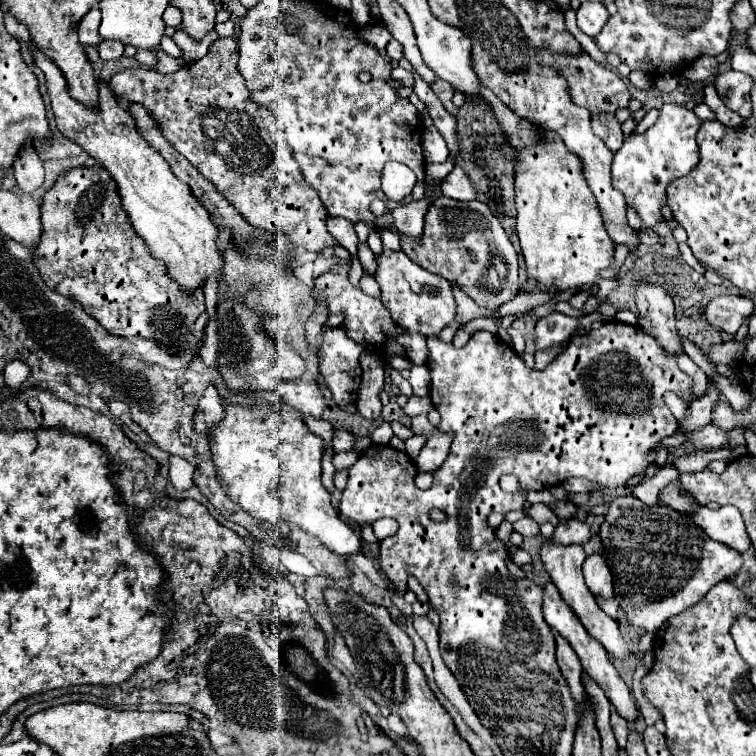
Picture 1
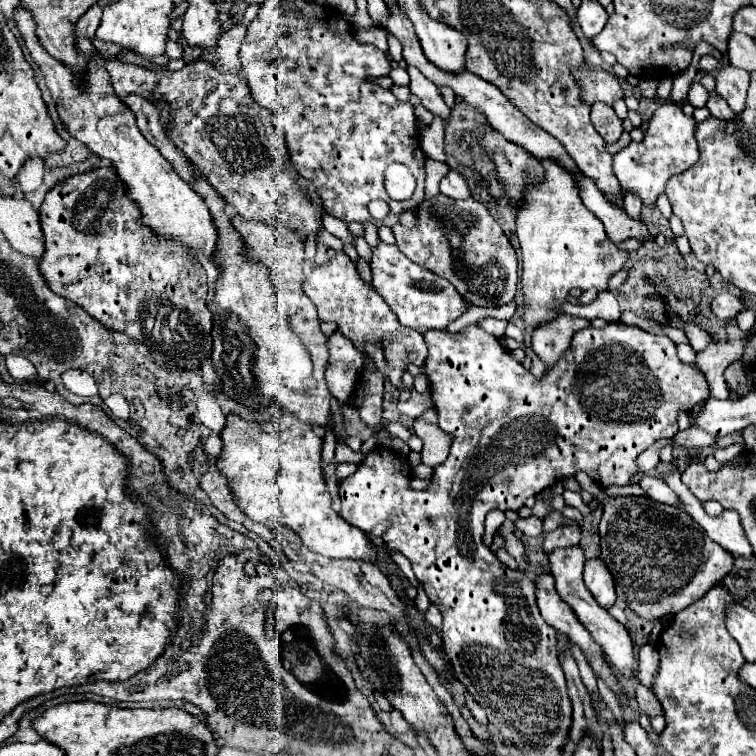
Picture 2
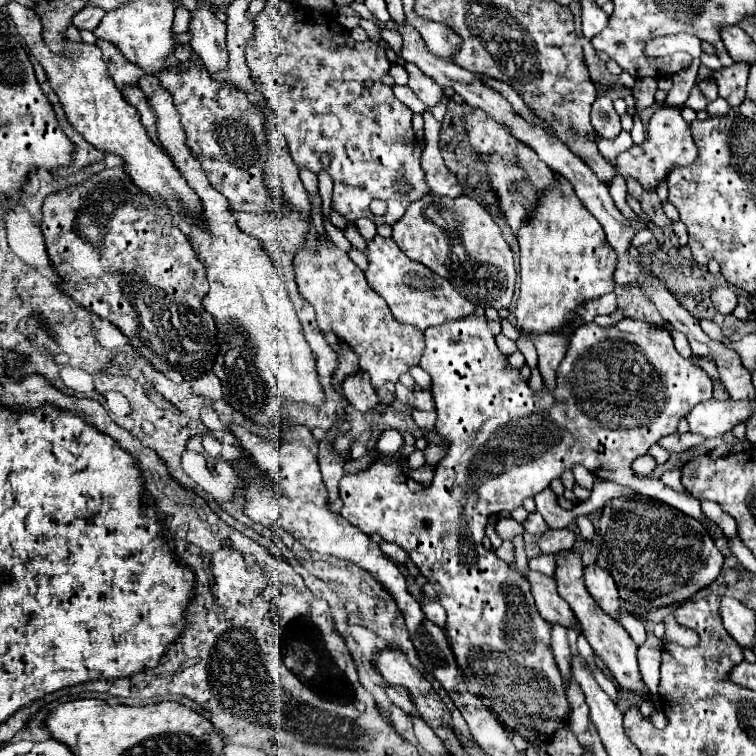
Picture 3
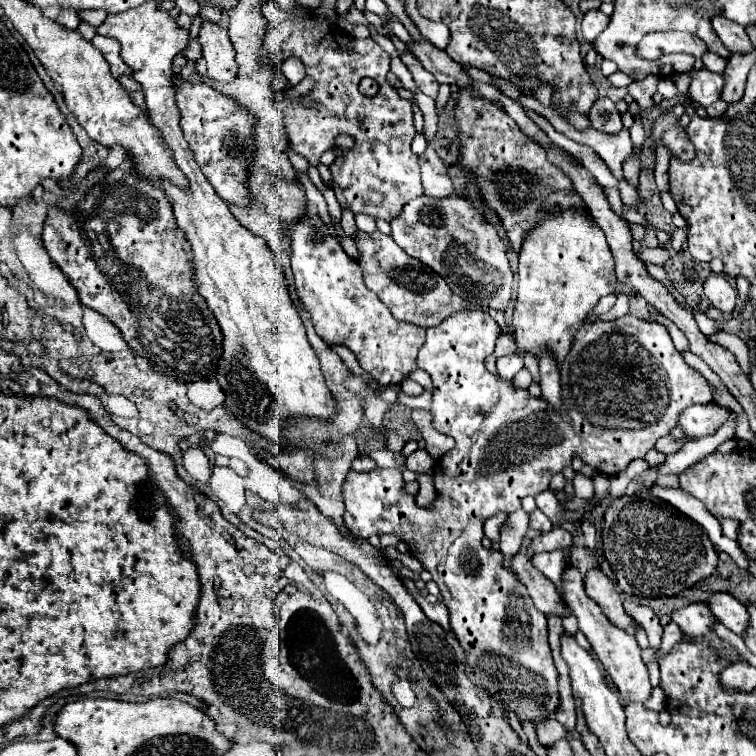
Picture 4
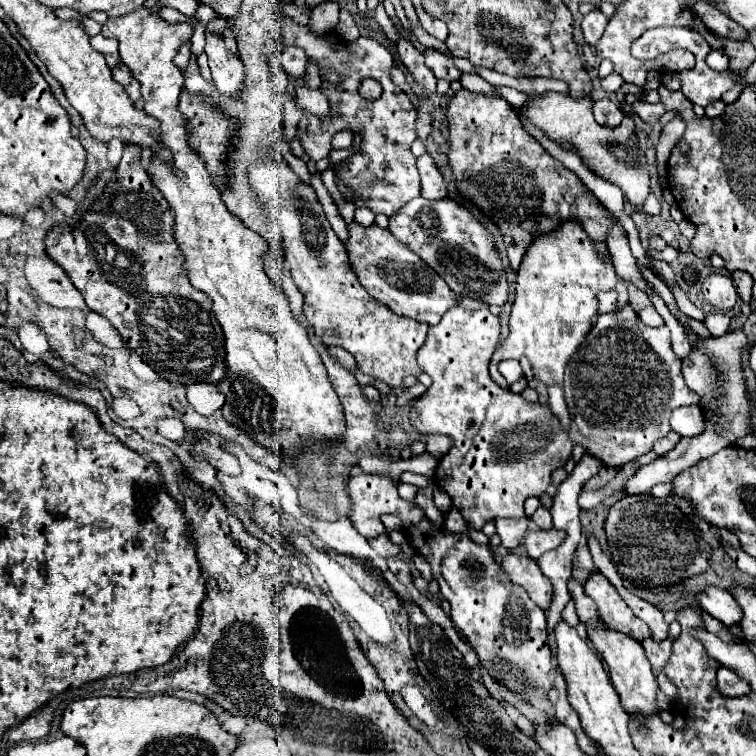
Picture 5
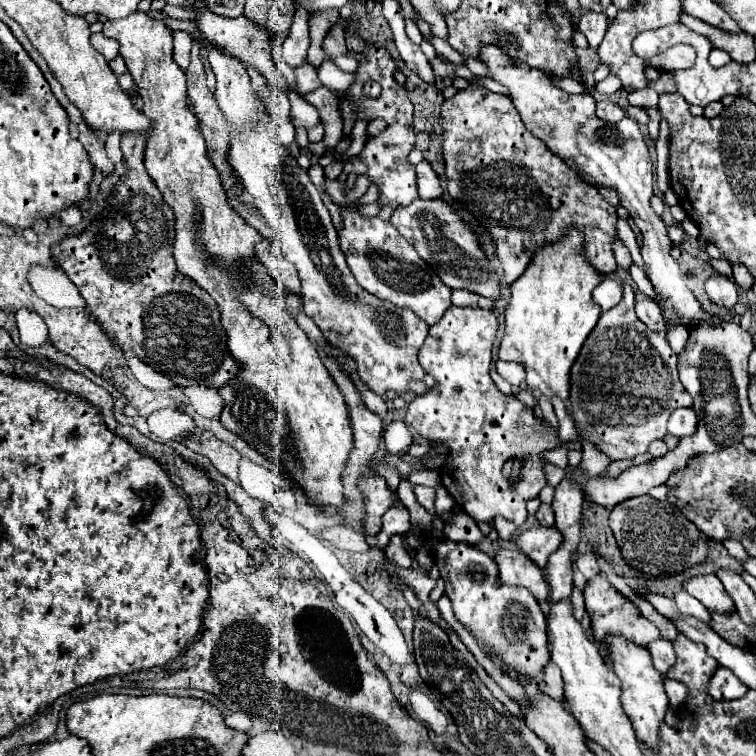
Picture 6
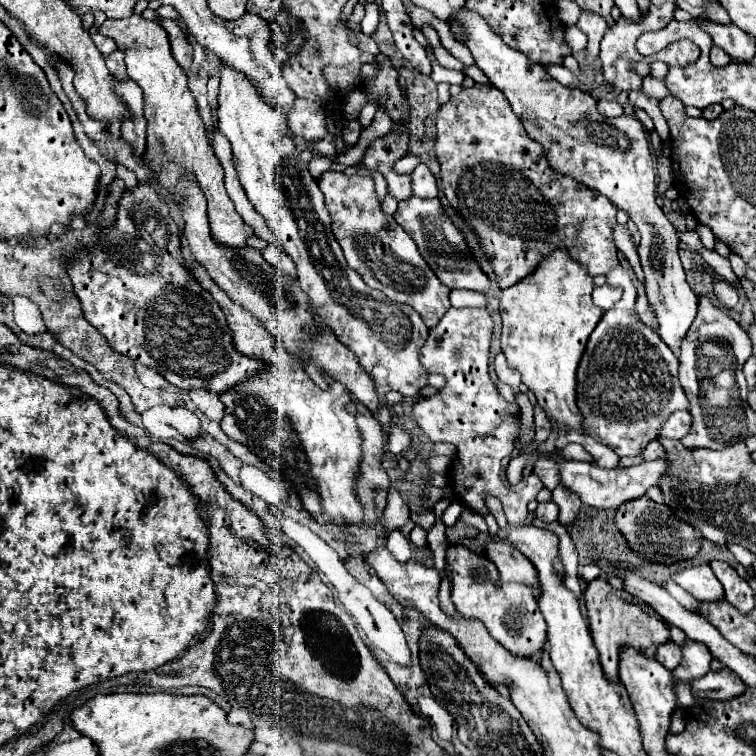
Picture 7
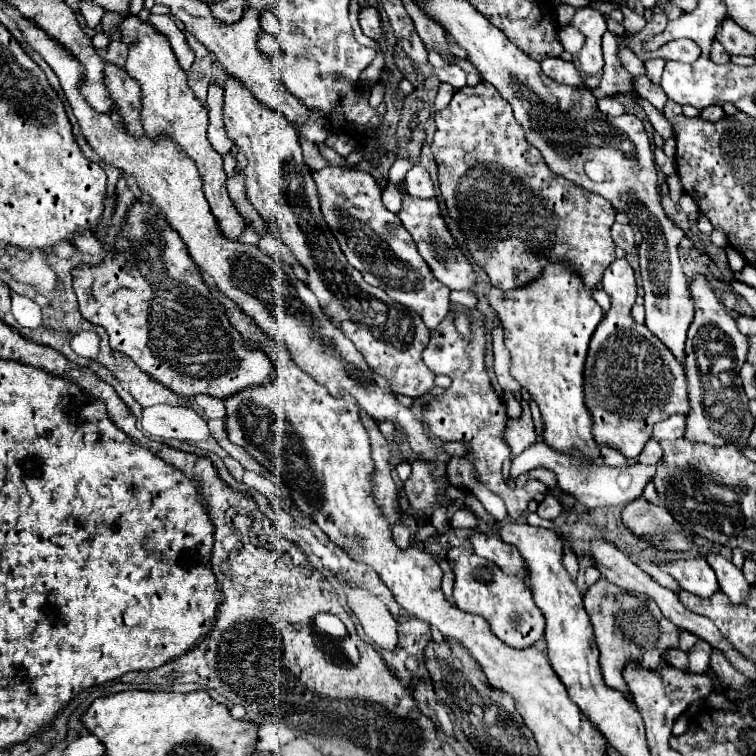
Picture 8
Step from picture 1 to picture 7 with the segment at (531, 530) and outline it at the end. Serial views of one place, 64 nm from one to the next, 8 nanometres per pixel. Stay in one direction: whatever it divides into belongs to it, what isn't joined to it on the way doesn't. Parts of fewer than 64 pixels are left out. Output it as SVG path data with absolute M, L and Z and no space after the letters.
M552 500L538 504L538 508L536 508L536 518L544 520L544 522L554 522L554 520L558 520L558 506L556 506Z

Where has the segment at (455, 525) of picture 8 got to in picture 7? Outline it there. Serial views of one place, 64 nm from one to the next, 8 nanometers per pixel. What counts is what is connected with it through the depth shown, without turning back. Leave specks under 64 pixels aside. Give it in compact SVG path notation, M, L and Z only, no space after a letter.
M465 508L465 510L460 515L460 519L469 525L473 525L480 532L488 533L488 526L482 516L477 514L476 512L470 510L469 508Z

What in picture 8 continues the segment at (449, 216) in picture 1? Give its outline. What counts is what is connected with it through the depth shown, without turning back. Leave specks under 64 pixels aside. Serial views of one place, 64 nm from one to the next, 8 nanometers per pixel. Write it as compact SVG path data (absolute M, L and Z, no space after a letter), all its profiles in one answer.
M404 196L404 202L402 202L402 210L398 212L398 218L402 220L404 228L410 232L410 236L414 238L414 244L418 246L420 250L420 256L428 262L428 266L432 268L434 276L446 284L450 290L464 290L464 288L472 288L474 280L476 280L476 274L472 272L468 260L464 258L464 254L460 252L460 248L456 246L452 234L448 232L444 220L442 220L442 214L440 214L440 208L438 208L438 202L434 198L430 200L422 200L422 198L412 198L412 196Z

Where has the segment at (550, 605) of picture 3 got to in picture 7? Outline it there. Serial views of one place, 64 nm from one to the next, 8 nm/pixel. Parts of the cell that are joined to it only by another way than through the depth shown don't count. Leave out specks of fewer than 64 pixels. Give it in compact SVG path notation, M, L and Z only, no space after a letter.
M488 542L488 546L484 548L484 556L498 566L500 580L536 586L536 570L532 568L532 562L510 544Z

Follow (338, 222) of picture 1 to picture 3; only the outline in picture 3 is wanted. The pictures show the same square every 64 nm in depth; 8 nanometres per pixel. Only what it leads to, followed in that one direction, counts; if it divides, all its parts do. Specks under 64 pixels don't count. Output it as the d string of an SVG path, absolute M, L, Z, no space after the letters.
M321 171L318 174L319 194L322 198L322 212L330 221L333 182L327 172Z

